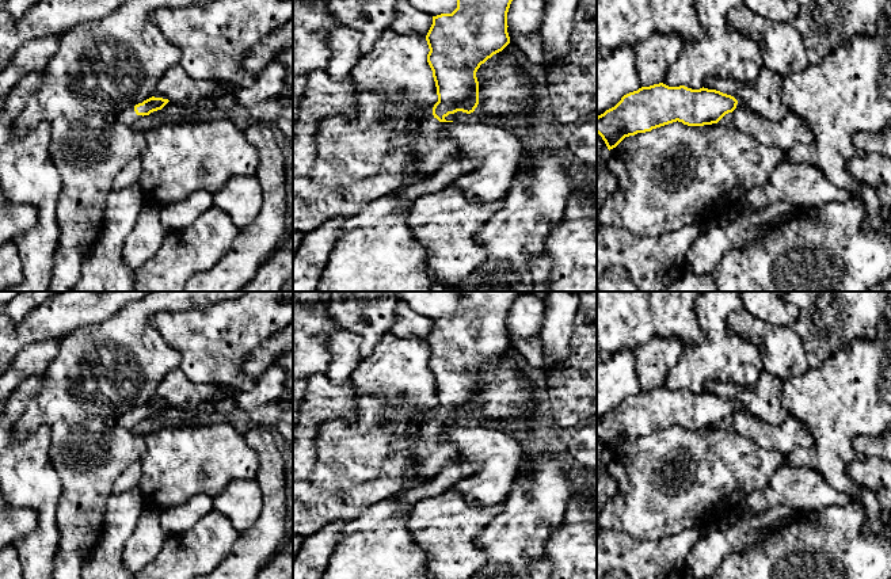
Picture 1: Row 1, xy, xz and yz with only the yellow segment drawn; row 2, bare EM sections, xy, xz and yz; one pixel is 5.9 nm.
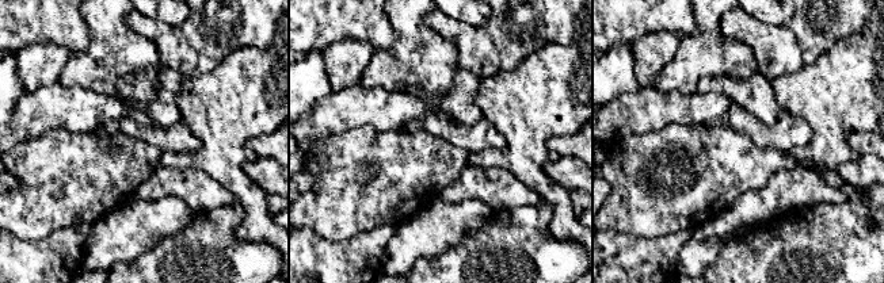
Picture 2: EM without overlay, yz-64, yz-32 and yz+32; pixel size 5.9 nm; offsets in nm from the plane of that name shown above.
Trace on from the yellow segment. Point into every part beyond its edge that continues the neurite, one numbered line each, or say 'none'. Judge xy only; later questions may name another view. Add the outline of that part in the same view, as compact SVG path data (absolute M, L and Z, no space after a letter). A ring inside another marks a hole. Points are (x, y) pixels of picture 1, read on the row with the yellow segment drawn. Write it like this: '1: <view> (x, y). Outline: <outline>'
none

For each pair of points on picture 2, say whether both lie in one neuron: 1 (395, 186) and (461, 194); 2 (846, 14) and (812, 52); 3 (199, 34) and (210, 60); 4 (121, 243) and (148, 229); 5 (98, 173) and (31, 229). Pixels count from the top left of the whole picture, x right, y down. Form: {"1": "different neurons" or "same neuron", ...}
{"1": "different neurons", "2": "same neuron", "3": "same neuron", "4": "same neuron", "5": "same neuron"}

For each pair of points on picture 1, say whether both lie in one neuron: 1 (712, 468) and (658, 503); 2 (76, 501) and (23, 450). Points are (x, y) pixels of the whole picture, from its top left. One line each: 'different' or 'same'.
1: same
2: different

